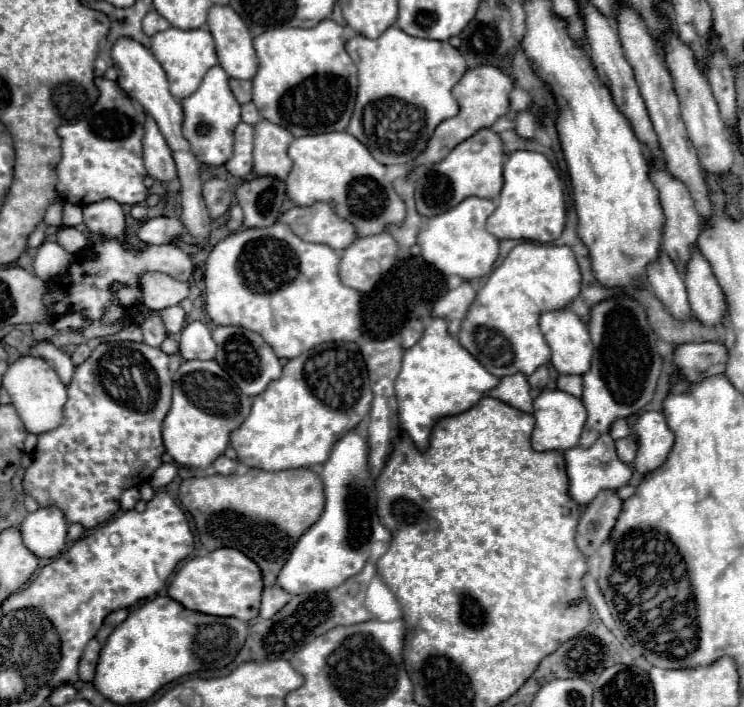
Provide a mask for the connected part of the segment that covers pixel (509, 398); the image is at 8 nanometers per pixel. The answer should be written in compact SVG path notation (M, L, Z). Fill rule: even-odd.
M513 374L507 378L501 378L501 384L495 390L487 392L489 396L507 402L509 406L521 410L521 412L533 412L533 398L531 398L531 388L527 382L525 374Z

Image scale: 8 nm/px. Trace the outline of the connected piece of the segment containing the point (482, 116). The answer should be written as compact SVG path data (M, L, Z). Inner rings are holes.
M489 64L469 68L463 74L463 78L455 84L455 90L453 90L453 94L455 94L455 98L461 106L459 114L437 126L435 134L431 136L431 142L427 144L427 150L417 158L417 164L423 166L423 164L441 162L457 144L471 138L477 130L489 128L497 118L507 114L509 112L509 94L511 94L513 88L515 88L513 78L509 74L505 74L501 68L495 68L495 66L489 66Z

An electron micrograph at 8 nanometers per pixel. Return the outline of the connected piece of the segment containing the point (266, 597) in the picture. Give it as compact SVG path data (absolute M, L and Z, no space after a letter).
M279 586L265 588L263 590L263 600L261 600L259 616L261 618L273 618L289 600L291 600L291 594L285 592L283 588L279 588Z

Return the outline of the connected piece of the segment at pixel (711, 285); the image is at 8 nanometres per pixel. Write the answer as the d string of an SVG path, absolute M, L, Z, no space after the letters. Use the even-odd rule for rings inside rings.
M693 250L693 258L687 264L685 286L691 302L693 316L703 324L717 328L723 324L727 316L727 300L723 298L723 290L709 266L709 262Z

